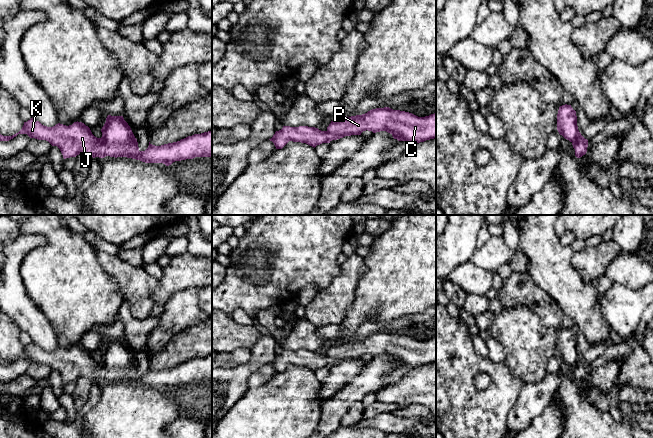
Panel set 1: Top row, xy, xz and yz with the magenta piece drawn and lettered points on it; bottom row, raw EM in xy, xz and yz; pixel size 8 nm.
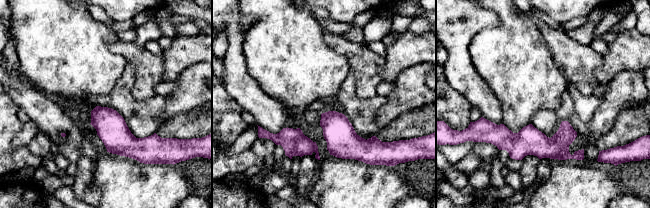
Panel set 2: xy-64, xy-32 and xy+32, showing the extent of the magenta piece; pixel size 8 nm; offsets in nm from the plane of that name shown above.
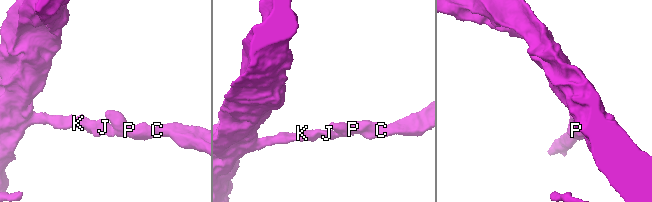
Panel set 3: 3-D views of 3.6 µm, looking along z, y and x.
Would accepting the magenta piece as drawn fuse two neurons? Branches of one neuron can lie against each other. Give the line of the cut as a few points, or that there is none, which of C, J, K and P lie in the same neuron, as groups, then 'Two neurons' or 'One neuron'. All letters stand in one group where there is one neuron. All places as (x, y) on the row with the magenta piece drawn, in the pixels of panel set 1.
No split. Groups: C J K P. One neuron

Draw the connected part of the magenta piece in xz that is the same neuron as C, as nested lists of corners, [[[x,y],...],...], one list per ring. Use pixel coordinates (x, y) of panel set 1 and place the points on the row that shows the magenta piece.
[[[389,107],[376,108],[362,115],[336,116],[326,131],[308,126],[283,126],[269,140],[276,149],[282,149],[289,141],[306,143],[315,148],[345,136],[361,135],[366,130],[373,133],[386,131],[398,141],[420,143],[436,138],[436,113],[418,117]]]

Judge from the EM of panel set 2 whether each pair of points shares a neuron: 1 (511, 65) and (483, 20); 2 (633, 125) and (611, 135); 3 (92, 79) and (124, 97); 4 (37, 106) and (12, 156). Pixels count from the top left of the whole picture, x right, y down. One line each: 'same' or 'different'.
1: different
2: same
3: different
4: different

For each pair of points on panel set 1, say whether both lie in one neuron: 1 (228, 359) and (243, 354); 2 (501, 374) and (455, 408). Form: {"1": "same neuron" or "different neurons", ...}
{"1": "same neuron", "2": "same neuron"}

